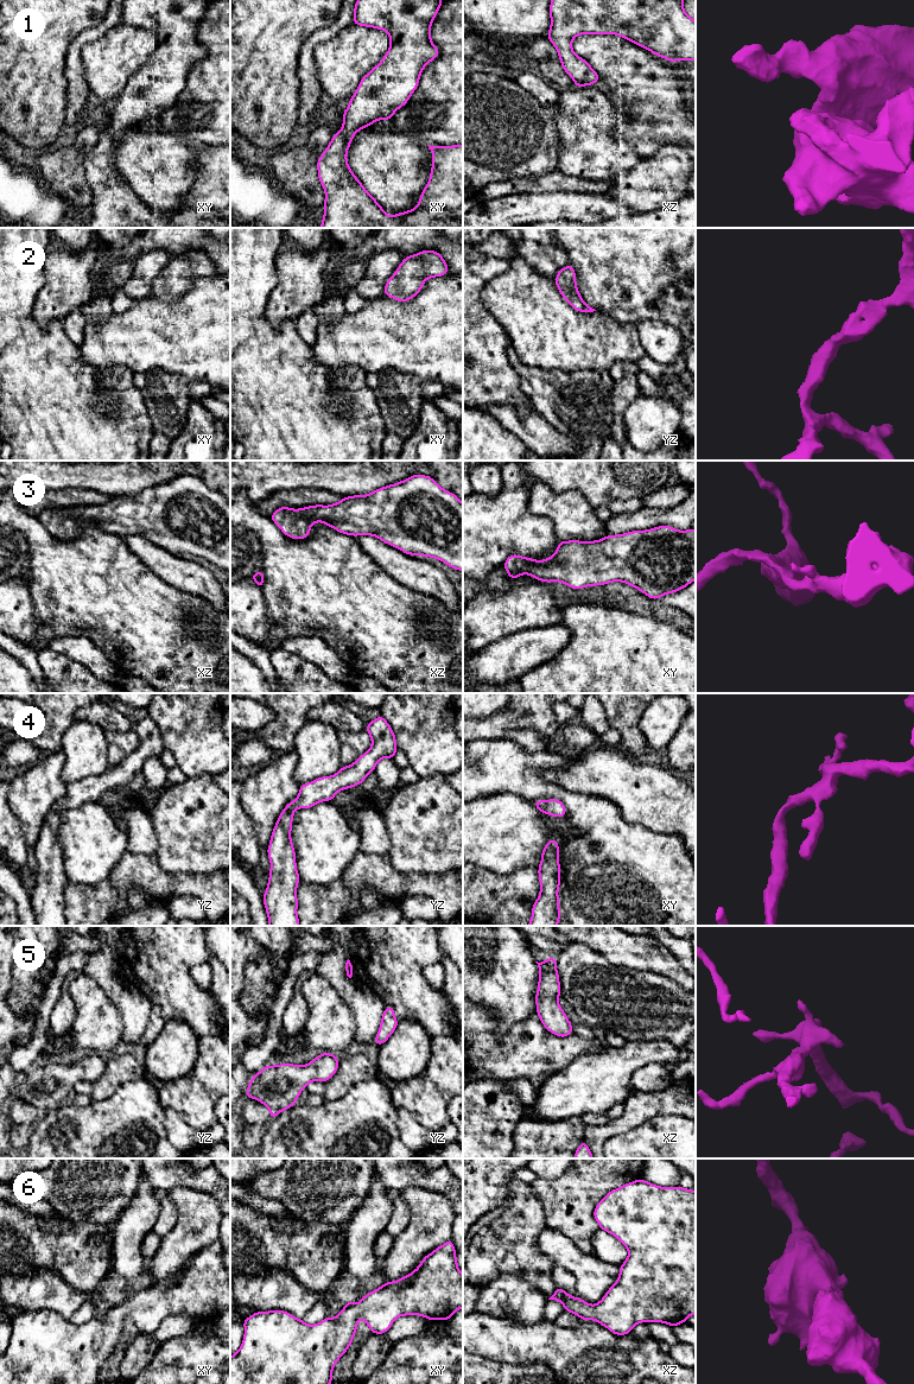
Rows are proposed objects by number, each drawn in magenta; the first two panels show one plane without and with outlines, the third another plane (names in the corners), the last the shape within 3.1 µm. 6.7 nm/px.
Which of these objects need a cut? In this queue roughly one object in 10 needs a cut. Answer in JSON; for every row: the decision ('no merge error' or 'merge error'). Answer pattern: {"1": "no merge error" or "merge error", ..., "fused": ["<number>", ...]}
{"1": "no merge error", "2": "no merge error", "3": "no merge error", "4": "no merge error", "5": "no merge error", "6": "no merge error", "fused": []}

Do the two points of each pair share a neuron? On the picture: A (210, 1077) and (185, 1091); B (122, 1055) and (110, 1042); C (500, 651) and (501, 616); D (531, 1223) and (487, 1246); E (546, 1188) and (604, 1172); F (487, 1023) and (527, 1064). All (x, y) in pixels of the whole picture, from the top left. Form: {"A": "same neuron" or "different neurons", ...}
{"A": "same neuron", "B": "different neurons", "C": "different neurons", "D": "same neuron", "E": "same neuron", "F": "same neuron"}

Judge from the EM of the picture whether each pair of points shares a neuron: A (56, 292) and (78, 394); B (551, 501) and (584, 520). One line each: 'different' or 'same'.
A: different
B: same

